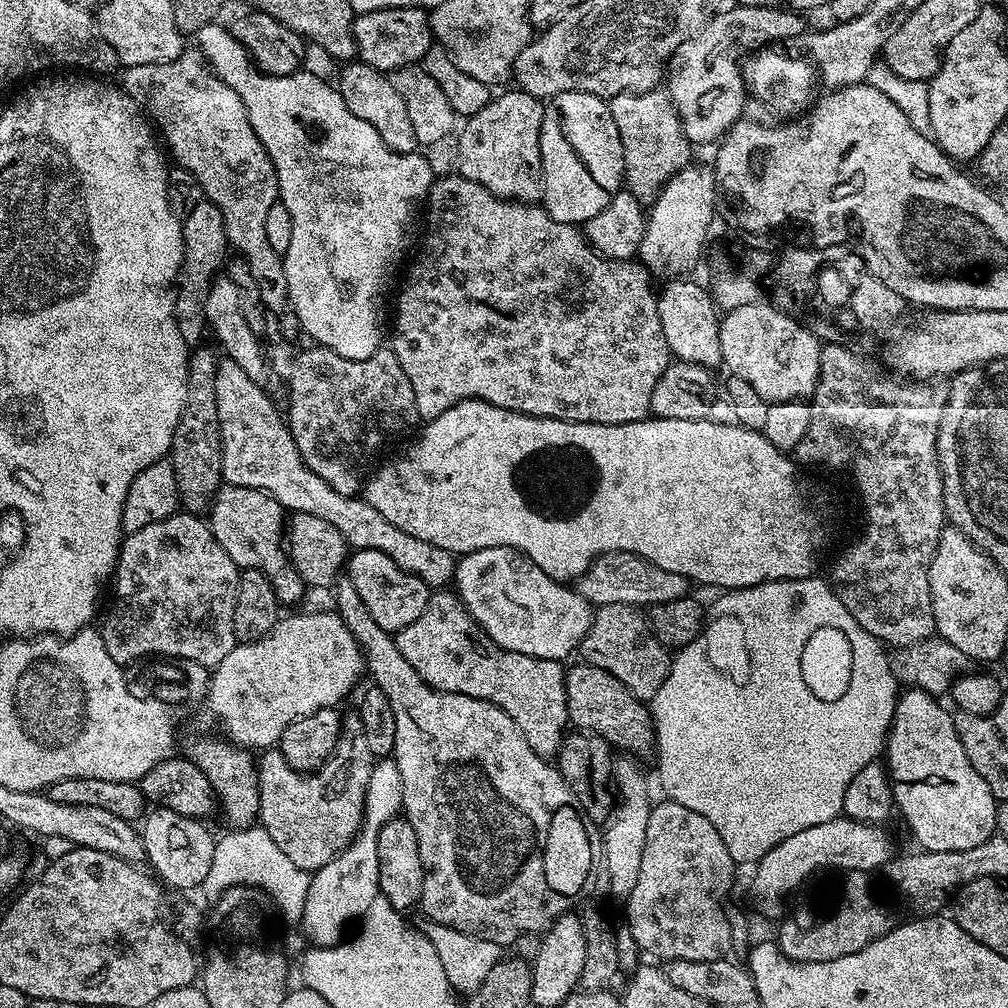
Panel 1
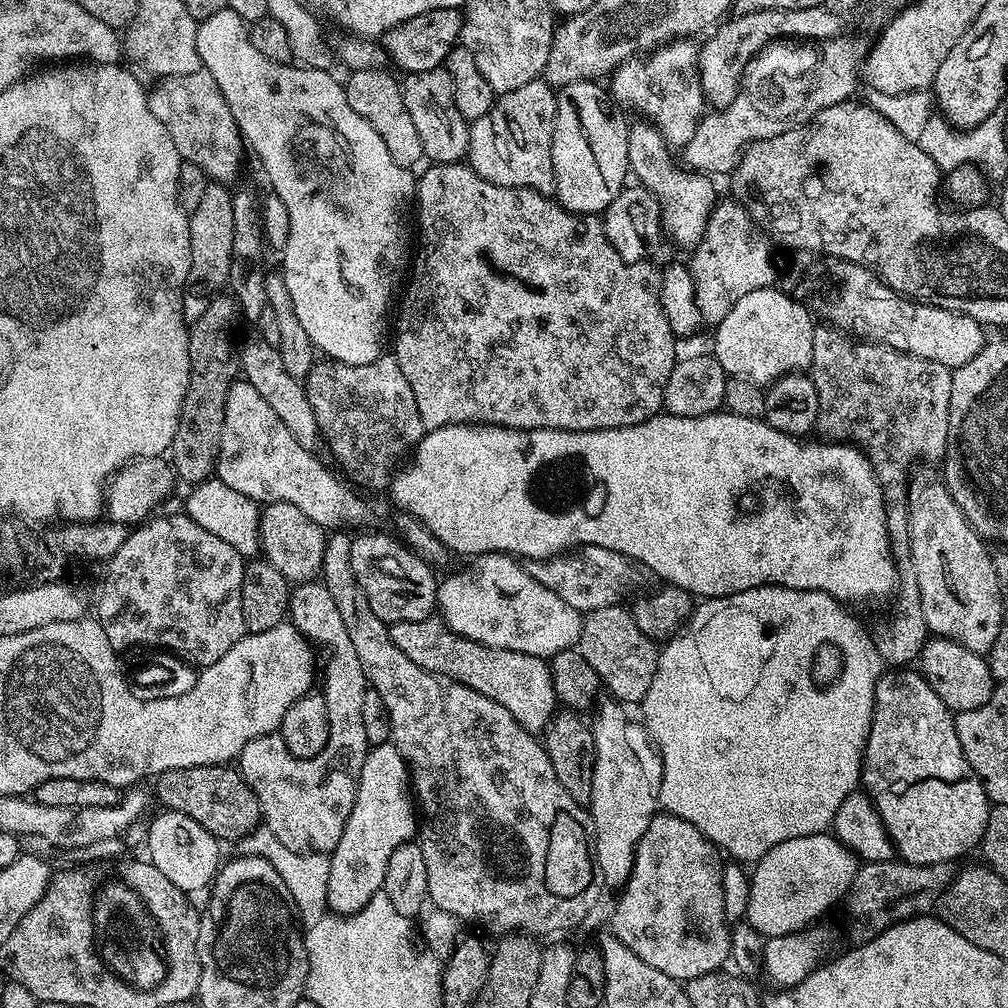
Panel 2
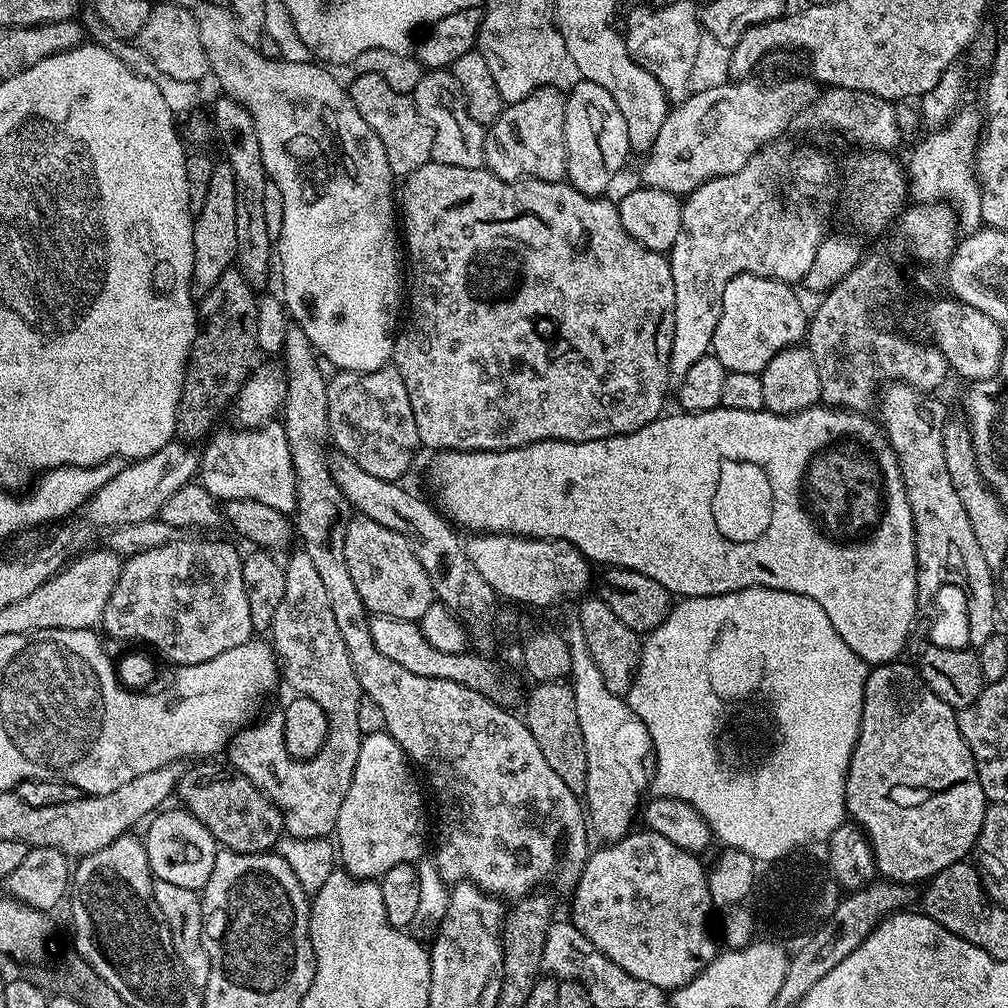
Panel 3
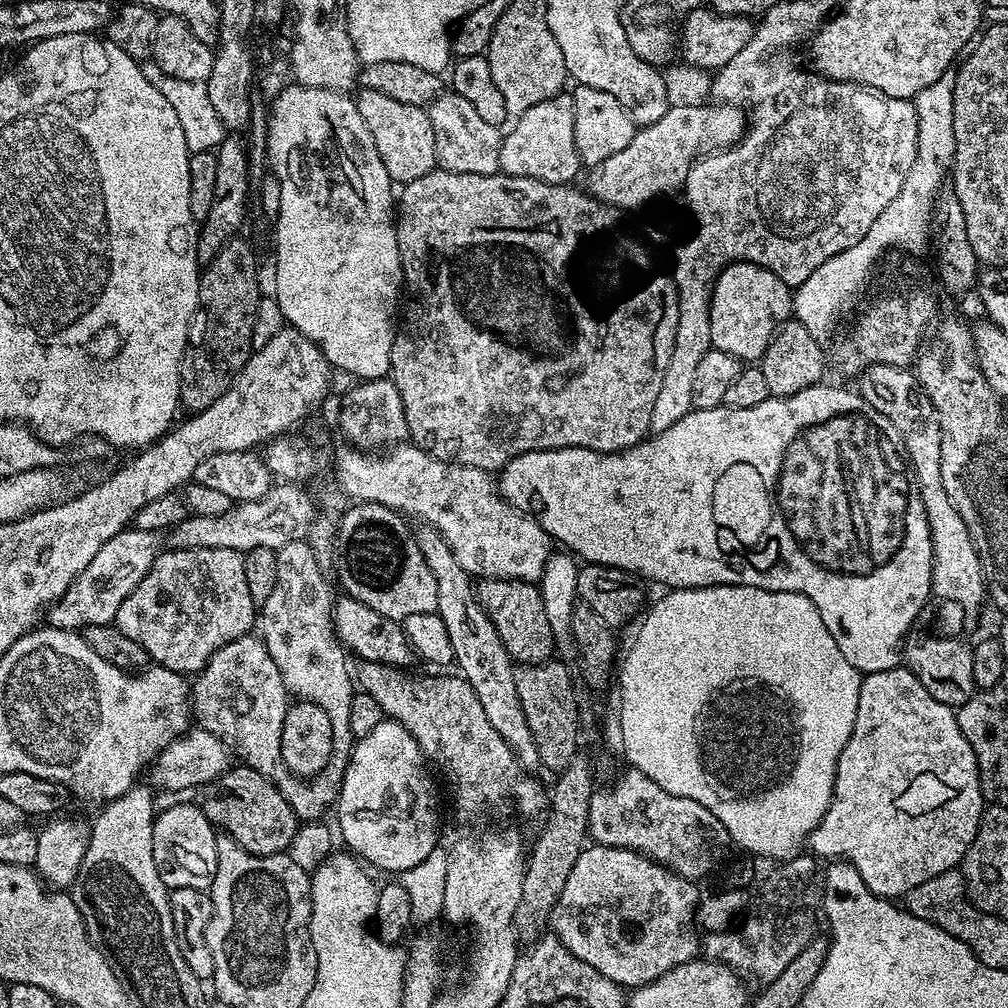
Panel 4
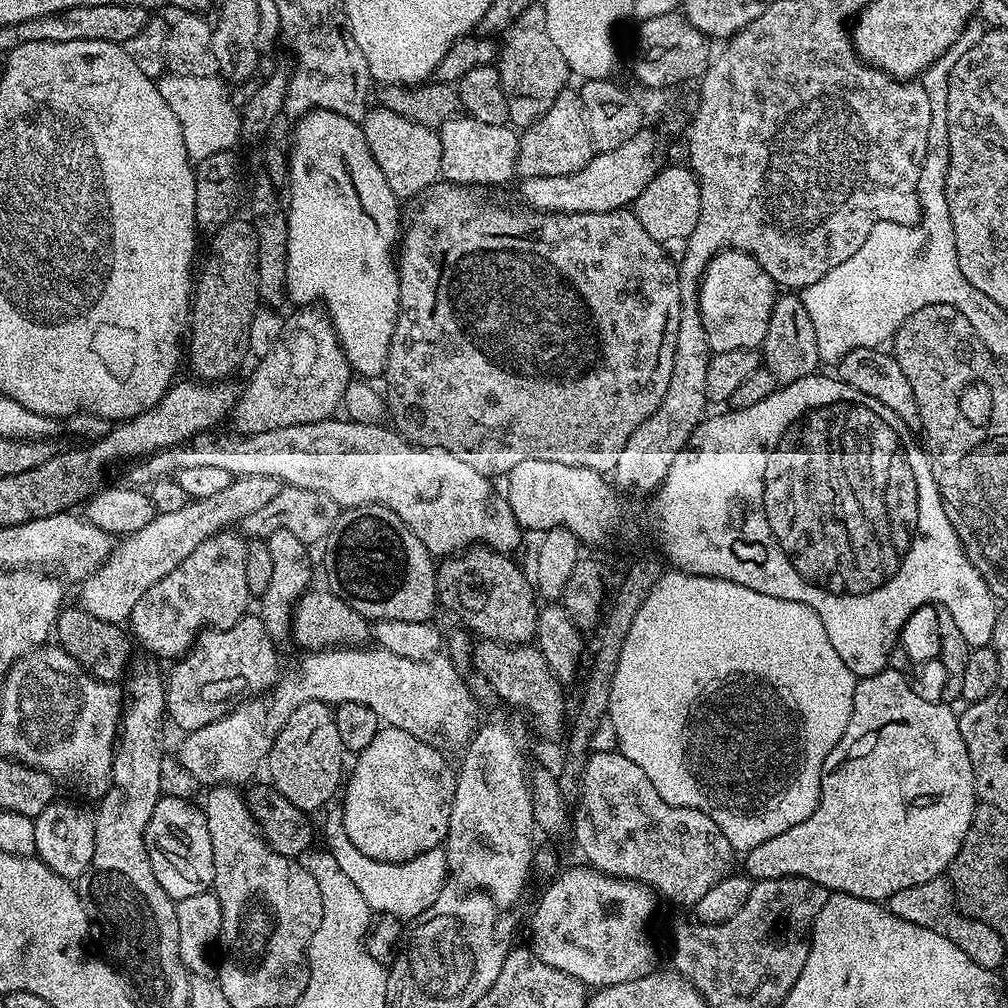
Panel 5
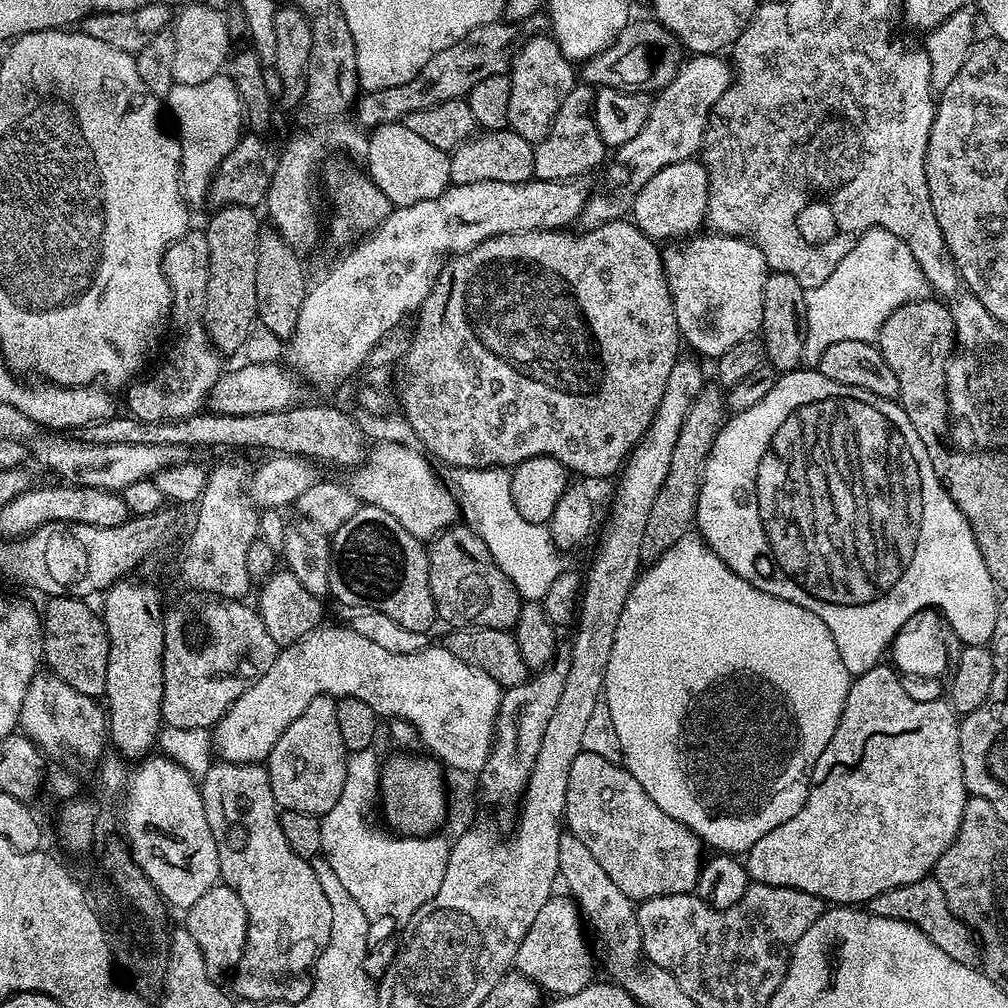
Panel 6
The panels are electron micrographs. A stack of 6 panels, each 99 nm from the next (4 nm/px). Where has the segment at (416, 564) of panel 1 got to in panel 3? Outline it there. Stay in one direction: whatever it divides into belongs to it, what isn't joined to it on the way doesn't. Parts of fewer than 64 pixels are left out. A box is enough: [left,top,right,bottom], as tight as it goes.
[198,423,296,514]

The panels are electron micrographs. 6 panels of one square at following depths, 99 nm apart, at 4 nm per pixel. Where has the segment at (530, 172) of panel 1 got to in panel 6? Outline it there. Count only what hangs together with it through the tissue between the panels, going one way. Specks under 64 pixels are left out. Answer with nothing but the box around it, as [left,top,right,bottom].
[532,82,606,180]

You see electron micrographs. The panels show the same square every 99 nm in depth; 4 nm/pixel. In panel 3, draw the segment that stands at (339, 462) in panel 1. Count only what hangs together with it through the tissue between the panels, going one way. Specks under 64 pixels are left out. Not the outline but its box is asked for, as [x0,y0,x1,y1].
[328,366,421,481]

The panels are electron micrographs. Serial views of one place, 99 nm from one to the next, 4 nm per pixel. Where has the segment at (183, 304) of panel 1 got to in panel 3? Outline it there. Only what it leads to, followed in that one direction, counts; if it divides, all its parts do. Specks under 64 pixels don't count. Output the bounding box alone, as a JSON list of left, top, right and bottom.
[192,162,238,298]

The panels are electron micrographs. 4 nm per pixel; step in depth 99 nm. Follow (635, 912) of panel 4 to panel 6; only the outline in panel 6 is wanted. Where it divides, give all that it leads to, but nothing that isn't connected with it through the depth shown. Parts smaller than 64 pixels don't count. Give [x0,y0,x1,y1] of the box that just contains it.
[515,894,594,997]

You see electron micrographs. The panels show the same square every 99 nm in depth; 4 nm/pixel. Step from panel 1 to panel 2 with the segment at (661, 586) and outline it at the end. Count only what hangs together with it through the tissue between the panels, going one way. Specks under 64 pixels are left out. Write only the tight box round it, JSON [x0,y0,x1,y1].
[527,544,657,614]

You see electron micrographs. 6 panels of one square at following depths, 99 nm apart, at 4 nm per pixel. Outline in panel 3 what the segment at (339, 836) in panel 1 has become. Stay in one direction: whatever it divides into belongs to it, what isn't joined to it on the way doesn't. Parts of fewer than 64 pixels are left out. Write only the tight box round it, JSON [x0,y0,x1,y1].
[226,550,364,840]

